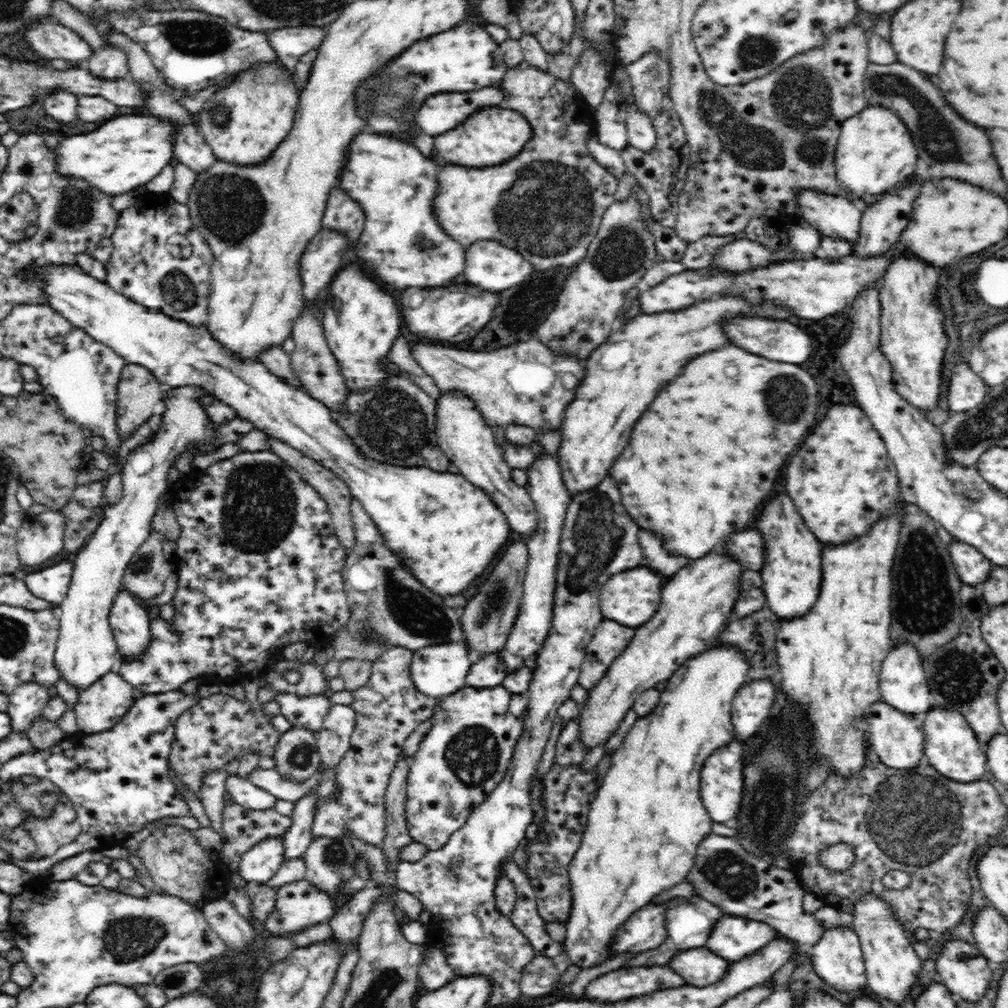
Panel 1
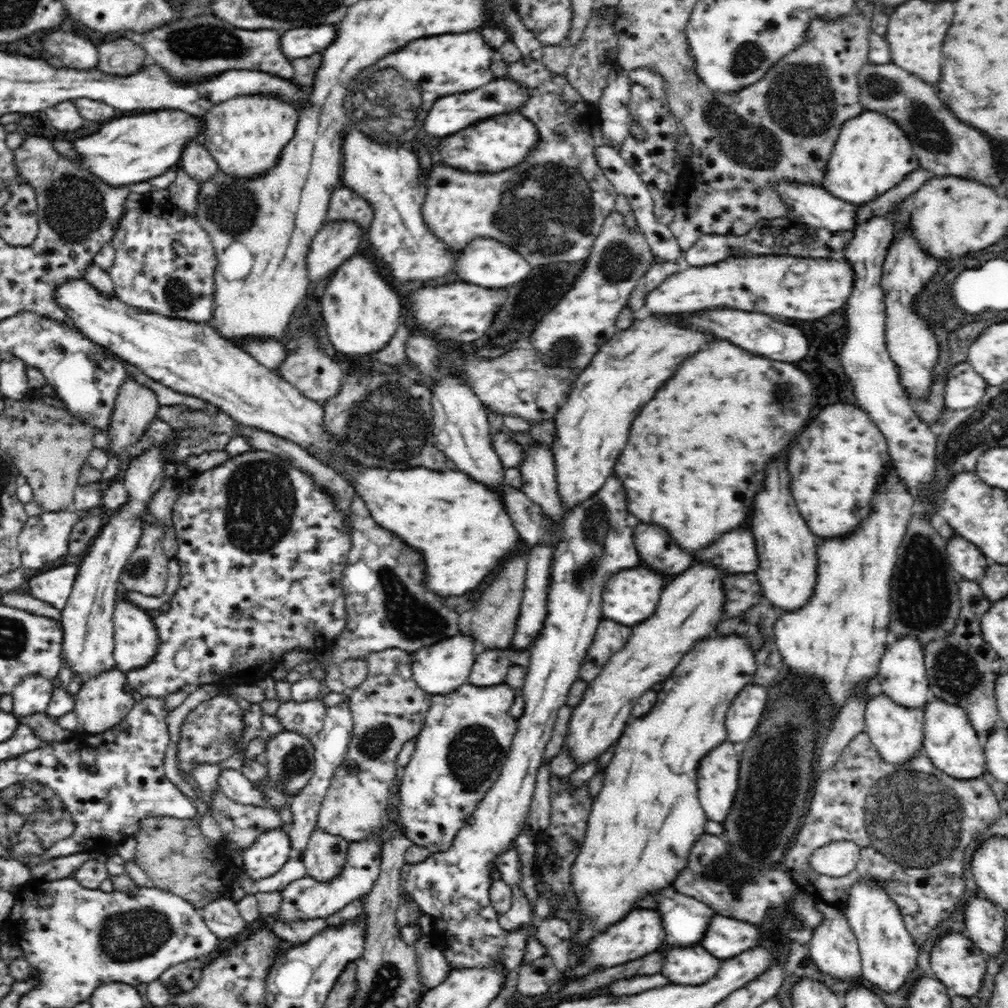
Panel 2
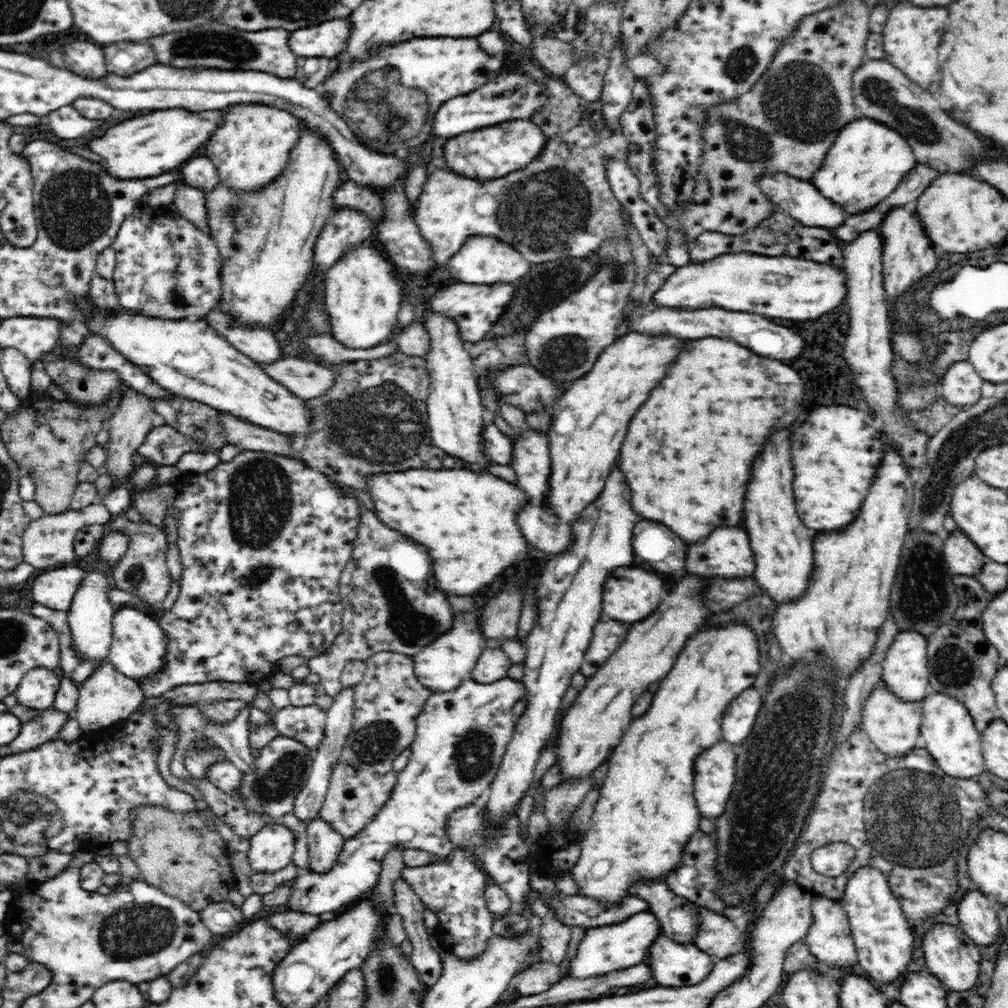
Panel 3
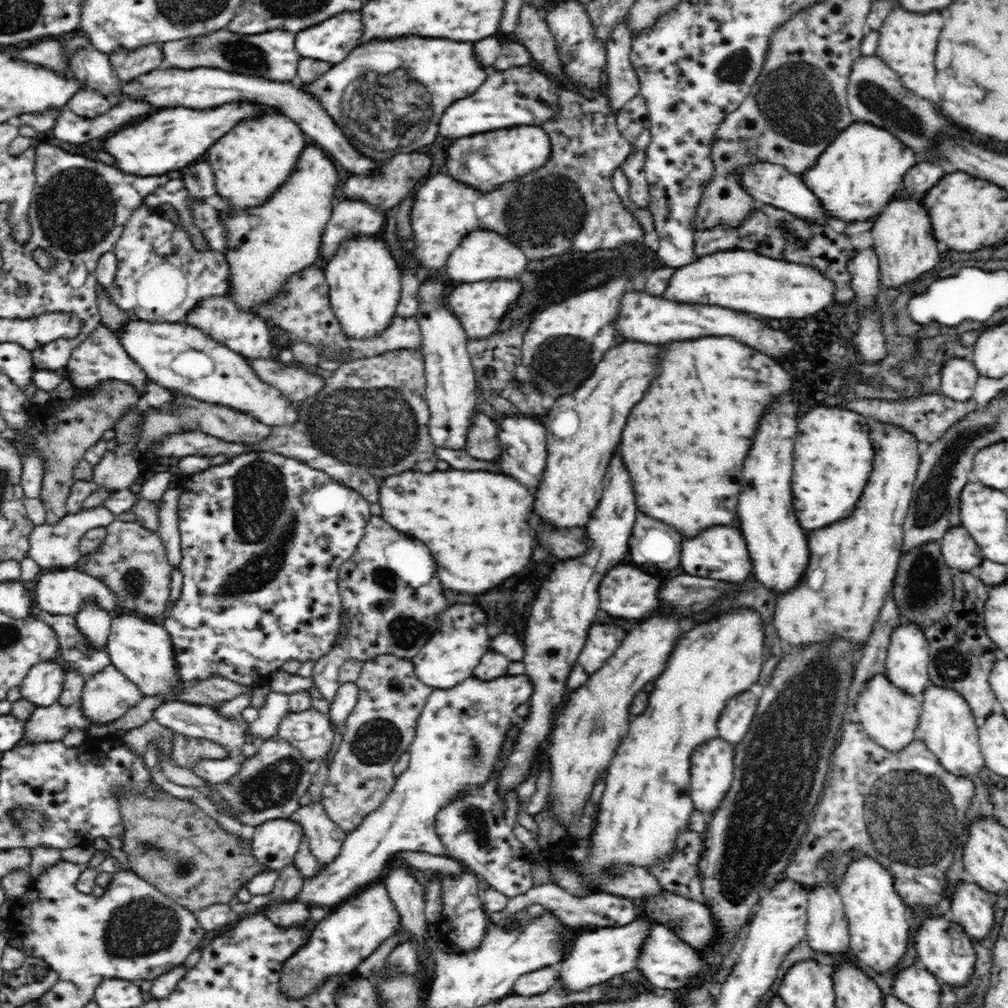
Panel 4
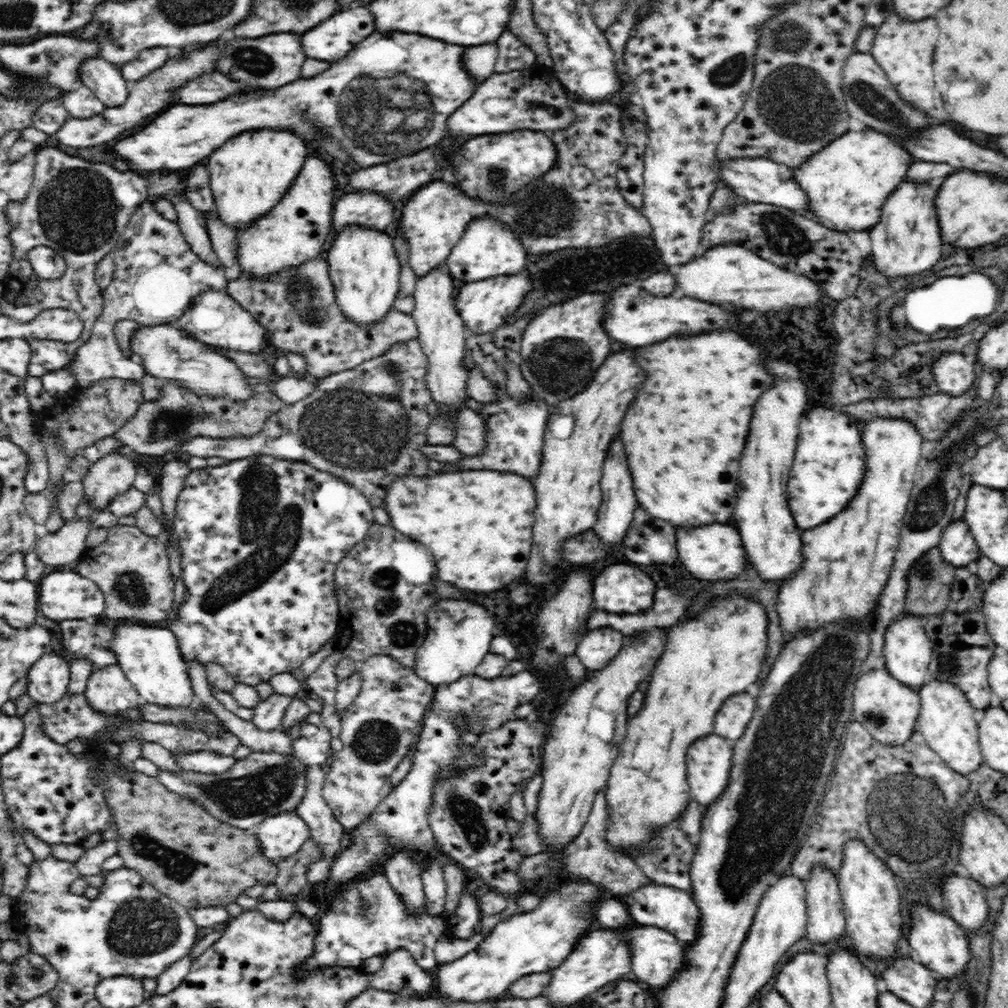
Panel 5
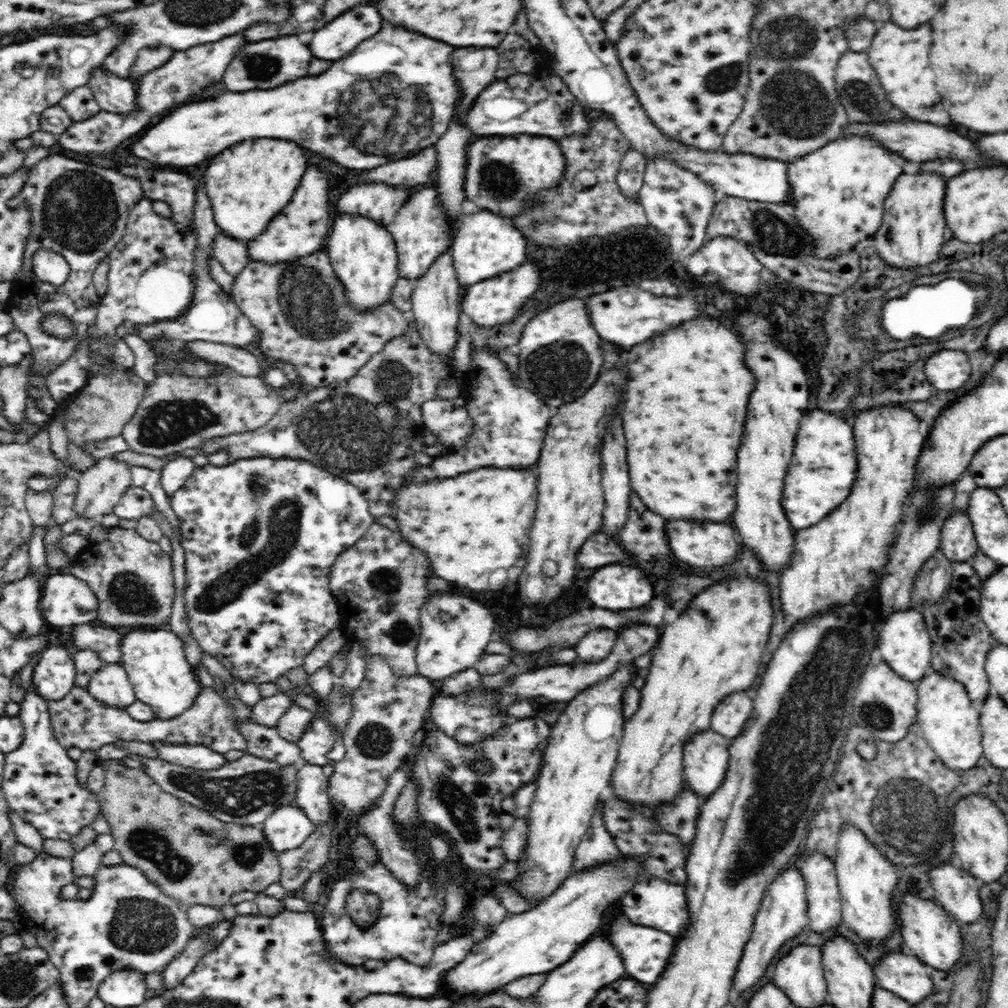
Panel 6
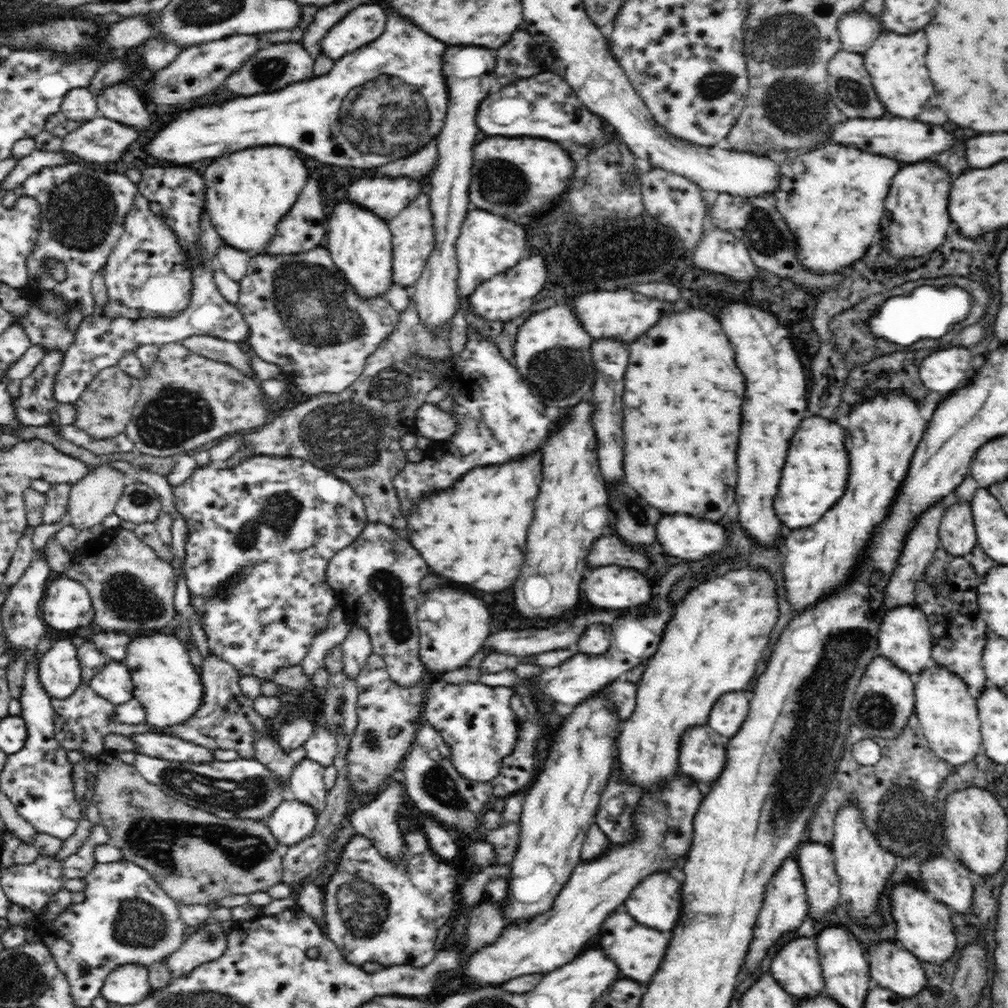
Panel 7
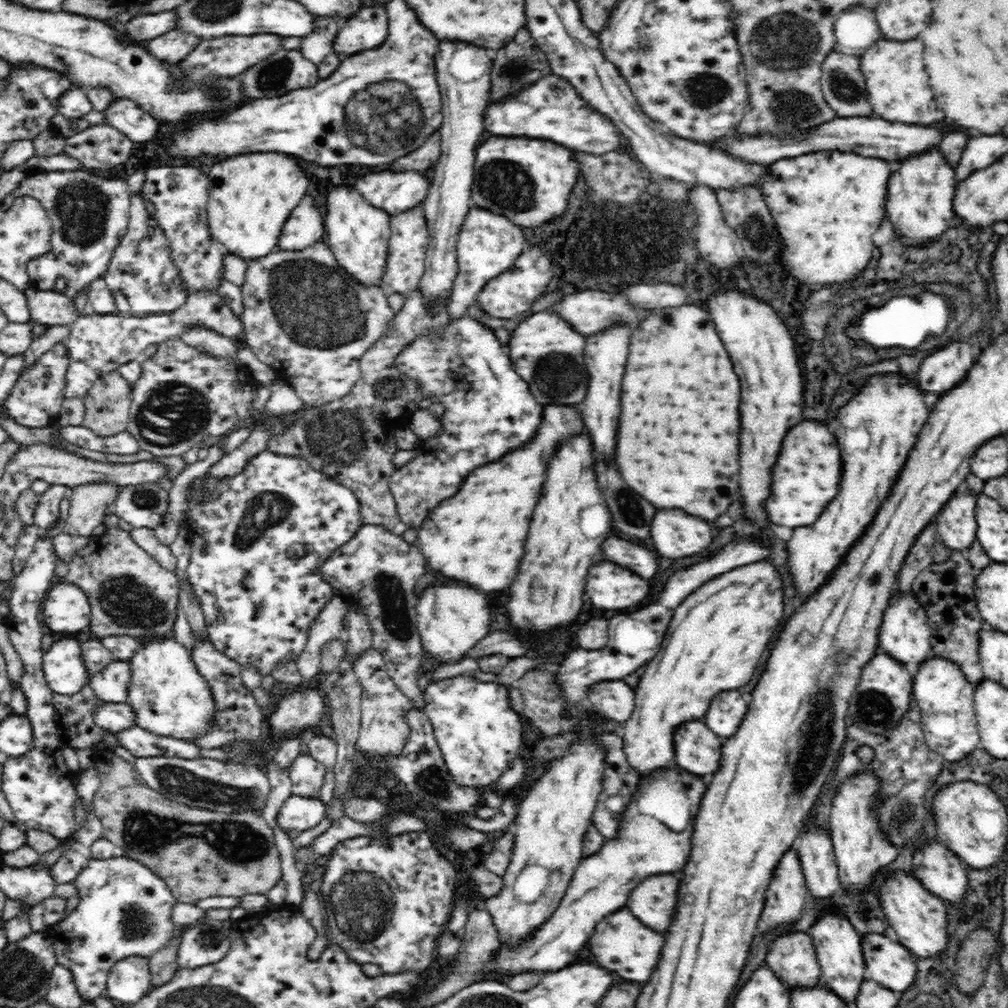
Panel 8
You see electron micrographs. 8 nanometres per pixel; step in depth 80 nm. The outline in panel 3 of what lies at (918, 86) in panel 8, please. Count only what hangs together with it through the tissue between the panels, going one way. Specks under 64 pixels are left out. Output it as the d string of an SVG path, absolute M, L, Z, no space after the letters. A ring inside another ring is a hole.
M910 2L896 4L889 15L881 32L884 60L903 71L912 82L924 86L924 90L938 92L940 74L938 74L938 46L940 36L944 34L944 26L948 20L946 8L916 8Z

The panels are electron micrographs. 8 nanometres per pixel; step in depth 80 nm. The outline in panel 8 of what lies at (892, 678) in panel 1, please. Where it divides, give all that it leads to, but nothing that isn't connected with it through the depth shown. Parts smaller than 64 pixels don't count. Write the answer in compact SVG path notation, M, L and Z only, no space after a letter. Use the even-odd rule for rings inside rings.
M912 591L895 594L895 596L900 596L900 598L894 598L894 600L900 600L900 602L894 602L884 612L884 622L882 622L882 628L880 628L880 646L878 646L878 649L882 653L889 654L893 660L910 666L914 670L924 660L928 660L928 652L930 652L931 648L931 626L928 614L924 614L926 612L924 607L918 606L919 602Z

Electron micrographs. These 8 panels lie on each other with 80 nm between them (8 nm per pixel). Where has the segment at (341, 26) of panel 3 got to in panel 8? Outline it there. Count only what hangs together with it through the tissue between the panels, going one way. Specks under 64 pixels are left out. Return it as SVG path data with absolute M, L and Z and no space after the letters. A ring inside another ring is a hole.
M362 7L337 32L333 50L341 56L379 47L388 36L388 17L384 7Z

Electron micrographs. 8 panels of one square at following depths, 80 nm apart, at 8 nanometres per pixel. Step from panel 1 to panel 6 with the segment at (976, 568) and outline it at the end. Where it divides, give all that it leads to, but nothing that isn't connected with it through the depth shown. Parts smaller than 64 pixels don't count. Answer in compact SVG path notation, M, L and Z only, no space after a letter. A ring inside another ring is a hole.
M955 509L944 522L940 549L953 562L968 561L979 546L966 510Z

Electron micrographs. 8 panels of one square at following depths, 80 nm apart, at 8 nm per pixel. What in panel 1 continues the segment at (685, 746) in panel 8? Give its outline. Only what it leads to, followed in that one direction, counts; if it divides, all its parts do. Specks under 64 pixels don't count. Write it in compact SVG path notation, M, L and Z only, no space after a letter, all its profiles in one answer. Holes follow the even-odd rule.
M730 742L728 746L717 749L716 754L712 754L708 758L708 762L704 762L704 770L702 770L702 778L700 778L700 794L702 794L704 806L706 806L708 814L712 816L713 822L727 824L738 816L742 788L744 788L742 768L744 768L744 752L738 742Z

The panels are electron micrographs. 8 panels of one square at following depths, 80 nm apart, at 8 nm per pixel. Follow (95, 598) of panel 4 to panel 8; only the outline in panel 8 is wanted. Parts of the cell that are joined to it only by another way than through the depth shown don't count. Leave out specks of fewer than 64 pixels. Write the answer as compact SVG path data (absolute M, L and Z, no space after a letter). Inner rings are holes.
M64 581L54 585L45 597L41 606L44 615L44 625L48 630L54 632L78 632L82 630L84 634L91 622L91 607L89 606L87 594L74 583Z

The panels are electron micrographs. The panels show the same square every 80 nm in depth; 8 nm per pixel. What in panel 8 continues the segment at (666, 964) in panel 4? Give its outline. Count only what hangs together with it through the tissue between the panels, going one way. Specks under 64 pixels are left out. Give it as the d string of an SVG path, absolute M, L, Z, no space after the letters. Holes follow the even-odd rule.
M622 907L616 910L616 914L608 914L603 920L600 920L595 926L594 933L584 944L584 950L590 950L590 954L596 954L608 970L620 974L626 980L632 982L646 982L650 974L654 971L654 966L658 964L662 946L664 946L665 934L656 934L654 930L648 930L648 926L643 924L628 910L628 907Z

